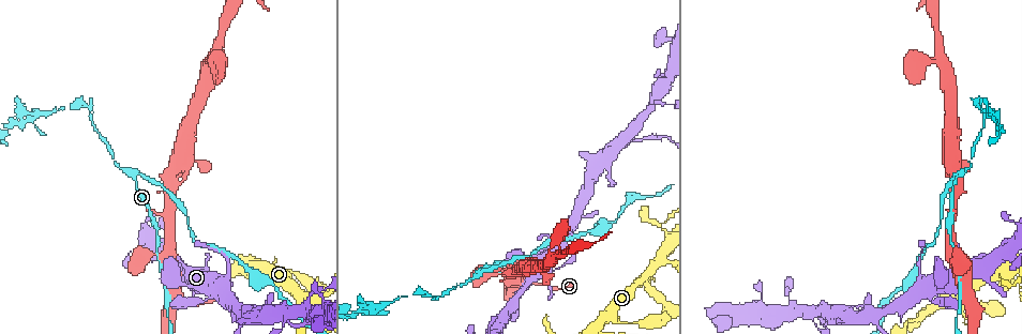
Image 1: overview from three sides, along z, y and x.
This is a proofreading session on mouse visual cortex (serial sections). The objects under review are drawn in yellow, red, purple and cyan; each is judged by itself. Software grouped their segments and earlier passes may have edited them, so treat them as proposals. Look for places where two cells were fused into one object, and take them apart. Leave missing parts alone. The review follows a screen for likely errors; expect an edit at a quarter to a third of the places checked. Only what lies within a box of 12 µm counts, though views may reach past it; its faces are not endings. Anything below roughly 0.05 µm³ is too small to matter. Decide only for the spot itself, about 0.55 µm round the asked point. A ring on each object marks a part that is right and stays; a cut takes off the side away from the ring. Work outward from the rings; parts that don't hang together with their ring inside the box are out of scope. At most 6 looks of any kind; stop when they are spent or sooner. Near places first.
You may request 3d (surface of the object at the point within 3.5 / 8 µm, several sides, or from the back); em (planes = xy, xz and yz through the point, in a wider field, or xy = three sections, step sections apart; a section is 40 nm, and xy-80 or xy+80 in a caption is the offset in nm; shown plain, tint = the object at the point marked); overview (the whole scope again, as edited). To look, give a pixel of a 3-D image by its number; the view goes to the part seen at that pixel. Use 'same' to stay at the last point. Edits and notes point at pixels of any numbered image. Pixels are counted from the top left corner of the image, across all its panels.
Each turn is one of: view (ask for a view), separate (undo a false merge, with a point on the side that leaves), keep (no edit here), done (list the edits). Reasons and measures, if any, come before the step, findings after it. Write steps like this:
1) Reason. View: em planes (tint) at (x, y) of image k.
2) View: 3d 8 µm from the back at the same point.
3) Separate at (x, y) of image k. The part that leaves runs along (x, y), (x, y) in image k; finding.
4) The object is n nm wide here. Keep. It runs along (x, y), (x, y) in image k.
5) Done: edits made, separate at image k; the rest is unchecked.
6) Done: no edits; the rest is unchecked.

Three arms meet. View: 3d 3.5 µm at (643, 276) of image 1.

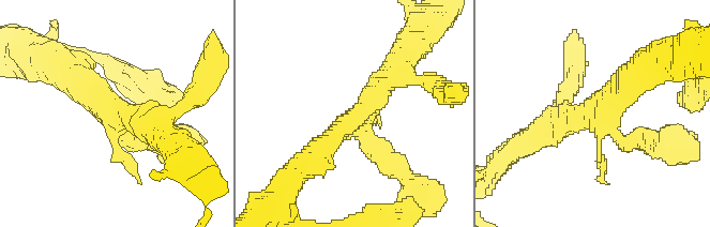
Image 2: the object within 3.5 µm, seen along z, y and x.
Keep. It runs along (310, 157), (362, 111), (398, 67) in image 2; all the same cell.

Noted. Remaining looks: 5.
Thin neck. View: 3d 8 µm at (971, 156) of image 1.

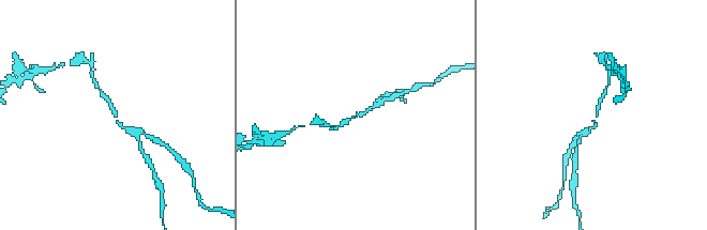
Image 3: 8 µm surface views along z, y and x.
Shape alone is not enough. View: em xy step 5 (tint) at (597, 115) of image 3.

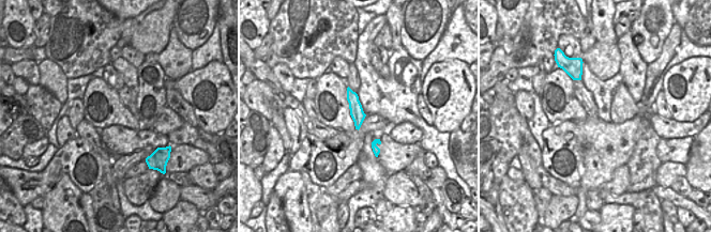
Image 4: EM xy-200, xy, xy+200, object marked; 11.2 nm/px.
Separate at (156, 140) of image 3. The part that leaves runs along (139, 134), (163, 142), (177, 156) in image 3; two cells meet here.

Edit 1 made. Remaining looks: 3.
Side arm on a straight run. View: 3d 3.5 µm from the back at (305, 311) of image 1.

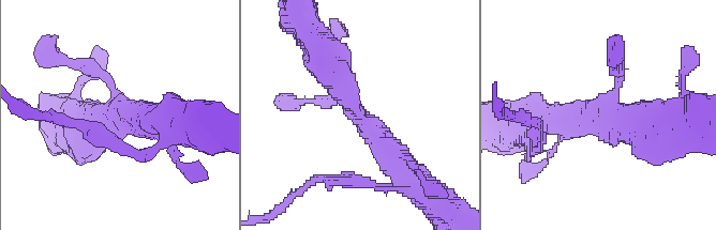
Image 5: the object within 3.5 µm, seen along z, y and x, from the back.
3 arms meet here; the arms are 150, 450, 450 nm wide; shape alone is not enough. View: em xy step 3 (tint) at (124, 114) of image 5.

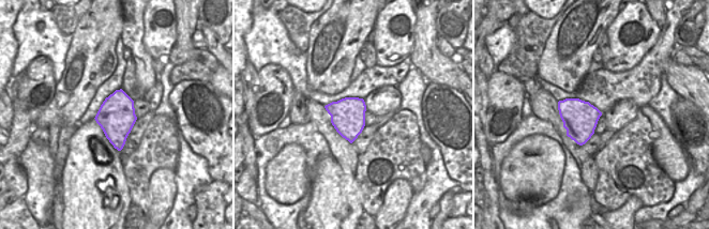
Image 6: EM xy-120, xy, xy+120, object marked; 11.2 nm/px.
View: em xy step 1 (tint) at the same point.

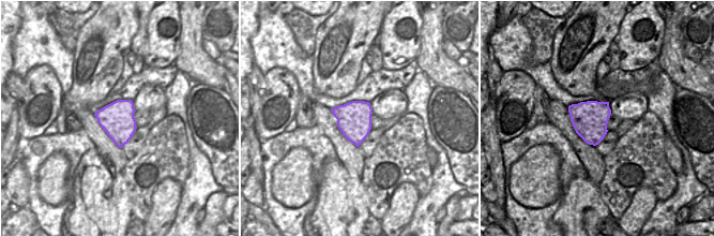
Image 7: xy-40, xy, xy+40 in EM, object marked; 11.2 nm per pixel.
Keep. It runs along (407, 175), (355, 112), (328, 63) in image 5; continuous, no second cell.

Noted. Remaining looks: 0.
Done: edits made, separate at image 3; the rest is unchecked.

